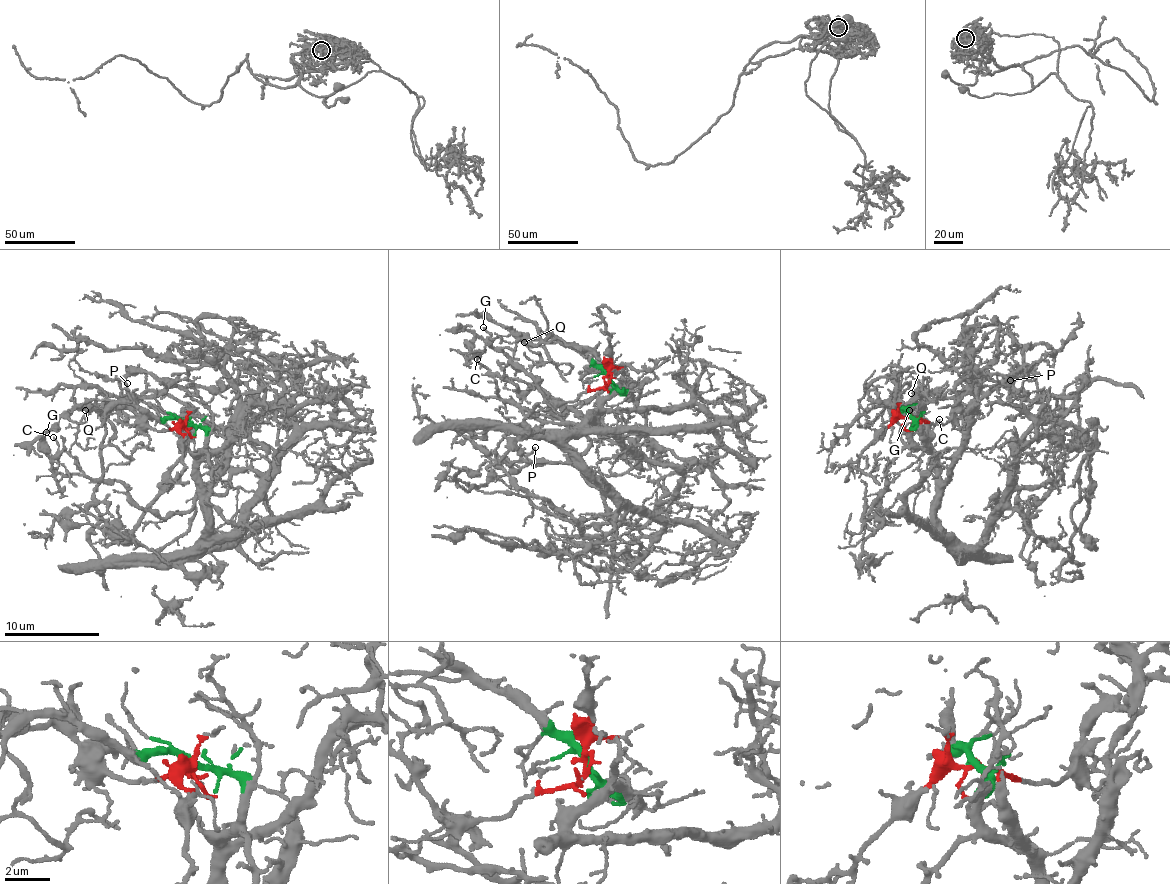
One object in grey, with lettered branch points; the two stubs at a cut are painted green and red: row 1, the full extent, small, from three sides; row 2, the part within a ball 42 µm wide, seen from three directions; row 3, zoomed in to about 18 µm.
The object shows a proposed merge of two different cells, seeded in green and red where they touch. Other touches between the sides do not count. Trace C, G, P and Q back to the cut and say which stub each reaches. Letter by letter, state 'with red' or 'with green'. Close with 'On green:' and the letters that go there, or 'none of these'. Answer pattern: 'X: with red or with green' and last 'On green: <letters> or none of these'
C: with red
G: with red
P: with red
Q: with red
On green: none of these

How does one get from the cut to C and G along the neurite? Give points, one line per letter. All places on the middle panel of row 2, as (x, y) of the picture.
C: (609, 379), (561, 402), (547, 400), (529, 375), (479, 338), (471, 344), (471, 352), (482, 356), (477, 360)
G: (609, 379), (603, 386), (586, 388), (573, 400), (547, 400), (529, 375), (492, 346), (490, 335), (482, 328)

